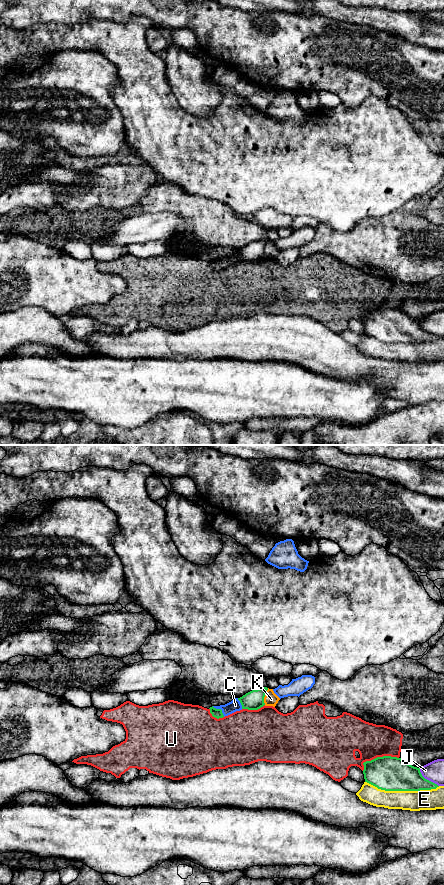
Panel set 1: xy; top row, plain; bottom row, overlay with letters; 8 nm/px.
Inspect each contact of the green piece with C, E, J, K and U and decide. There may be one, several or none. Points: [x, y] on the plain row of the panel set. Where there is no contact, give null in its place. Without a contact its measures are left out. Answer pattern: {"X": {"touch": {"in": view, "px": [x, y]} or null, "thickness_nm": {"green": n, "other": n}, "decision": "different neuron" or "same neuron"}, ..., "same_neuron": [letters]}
{"C": {"touch": {"in": "xy", "px": [220, 261]}, "thickness_nm": {"green": 80, "other": 90}, "decision": "different neuron"}, "E": {"touch": {"in": "xy", "px": [402, 342]}, "thickness_nm": {"green": 280, "other": 160}, "decision": "different neuron"}, "J": {"touch": {"in": "xy", "px": [426, 331]}, "thickness_nm": {"green": 260, "other": 160}, "decision": "different neuron"}, "K": {"touch": {"in": "xy", "px": [264, 248]}, "thickness_nm": {"green": 160, "other": 110}, "decision": "different neuron"}, "U": {"touch": {"in": "xy", "px": [377, 309]}, "thickness_nm": {"green": 280, "other": 280}, "decision": "different neuron"}, "same_neuron": []}

